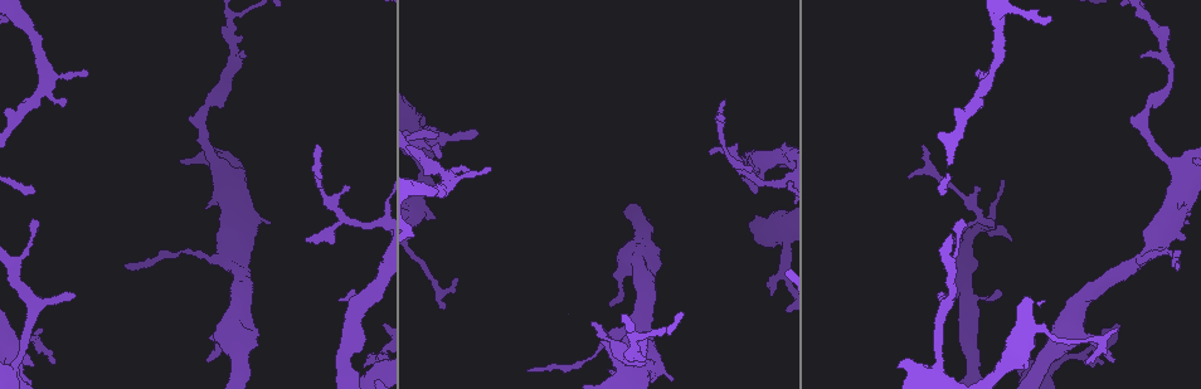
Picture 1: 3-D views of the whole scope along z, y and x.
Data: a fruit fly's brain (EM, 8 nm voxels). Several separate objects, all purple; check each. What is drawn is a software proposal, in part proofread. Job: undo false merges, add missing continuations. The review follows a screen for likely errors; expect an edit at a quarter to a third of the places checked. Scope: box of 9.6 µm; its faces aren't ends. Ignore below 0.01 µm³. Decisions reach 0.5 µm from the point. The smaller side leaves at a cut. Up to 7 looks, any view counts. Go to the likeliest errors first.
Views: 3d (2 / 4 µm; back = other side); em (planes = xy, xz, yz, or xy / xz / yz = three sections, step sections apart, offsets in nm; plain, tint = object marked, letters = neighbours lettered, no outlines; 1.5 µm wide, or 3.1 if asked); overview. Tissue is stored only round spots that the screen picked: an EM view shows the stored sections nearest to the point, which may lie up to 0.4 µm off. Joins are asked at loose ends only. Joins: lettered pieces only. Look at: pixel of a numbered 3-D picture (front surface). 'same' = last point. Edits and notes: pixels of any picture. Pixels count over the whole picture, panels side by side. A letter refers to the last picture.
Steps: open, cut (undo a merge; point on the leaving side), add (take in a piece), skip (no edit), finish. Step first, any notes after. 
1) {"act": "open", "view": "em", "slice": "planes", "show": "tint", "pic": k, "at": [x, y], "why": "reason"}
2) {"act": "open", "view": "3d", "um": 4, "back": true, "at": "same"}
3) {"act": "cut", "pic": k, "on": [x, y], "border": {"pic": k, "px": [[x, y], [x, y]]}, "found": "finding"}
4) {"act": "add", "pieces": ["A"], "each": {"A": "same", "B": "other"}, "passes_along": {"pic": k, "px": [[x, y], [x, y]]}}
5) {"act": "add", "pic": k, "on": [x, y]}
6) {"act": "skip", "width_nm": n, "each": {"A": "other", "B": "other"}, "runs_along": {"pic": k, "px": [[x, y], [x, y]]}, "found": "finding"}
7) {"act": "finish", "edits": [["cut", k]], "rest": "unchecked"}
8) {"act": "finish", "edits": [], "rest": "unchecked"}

{"act": "open", "view": "em", "slice": "planes", "show": "tint", "pic": 1, "at": [349, 188], "why": "an open end"}

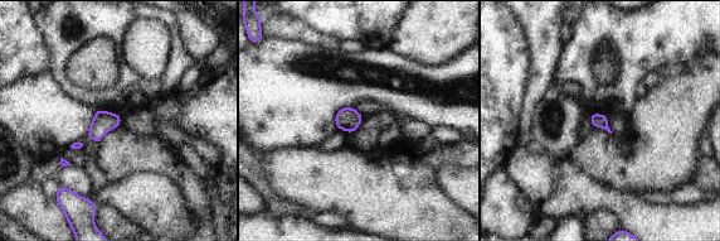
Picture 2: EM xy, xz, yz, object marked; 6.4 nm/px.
{"act": "open", "view": "em", "slice": "planes", "show": "letters", "at": "same", "why": "see the neighbours"}

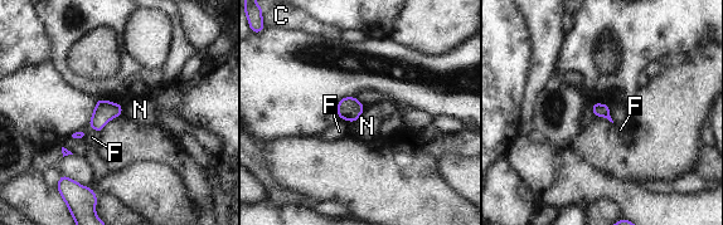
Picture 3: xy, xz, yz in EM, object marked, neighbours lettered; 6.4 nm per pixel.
{"act": "skip", "each": {"C": "other", "F": "other", "N": "other"}, "border": {"pic": 3, "px": [[609, 106], [609, 113], [614, 122]]}, "found": "no lettered piece goes on from it"}

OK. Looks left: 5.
{"act": "open", "view": "em", "slice": "planes", "show": "letters", "pic": 1, "at": [1101, 364], "why": "branch stops here"}

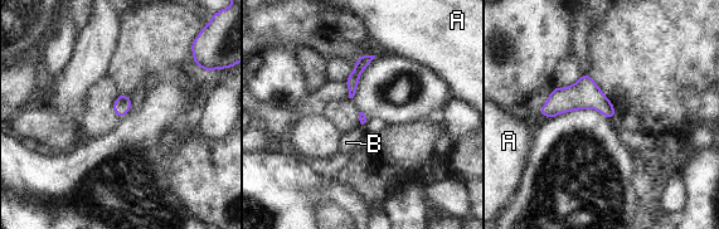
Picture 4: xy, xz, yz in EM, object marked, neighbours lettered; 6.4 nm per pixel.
{"act": "skip", "each": {"A": "other", "B": "other"}, "found": "none of them fits"}

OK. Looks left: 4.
{"act": "open", "view": "em", "slice": "planes", "show": "letters", "pic": 1, "at": [469, 169], "why": "free end"}

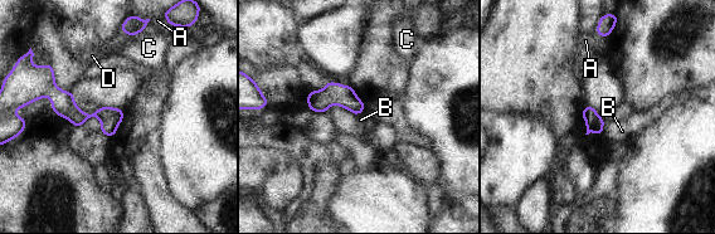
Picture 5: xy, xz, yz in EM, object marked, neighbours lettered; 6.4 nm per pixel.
{"act": "skip", "each": {"A": "other", "B": "other", "C": "other", "D": "other"}, "found": "no lettered piece goes on from it"}

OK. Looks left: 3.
{"act": "finish", "edits": [], "rest": "unchecked"}

